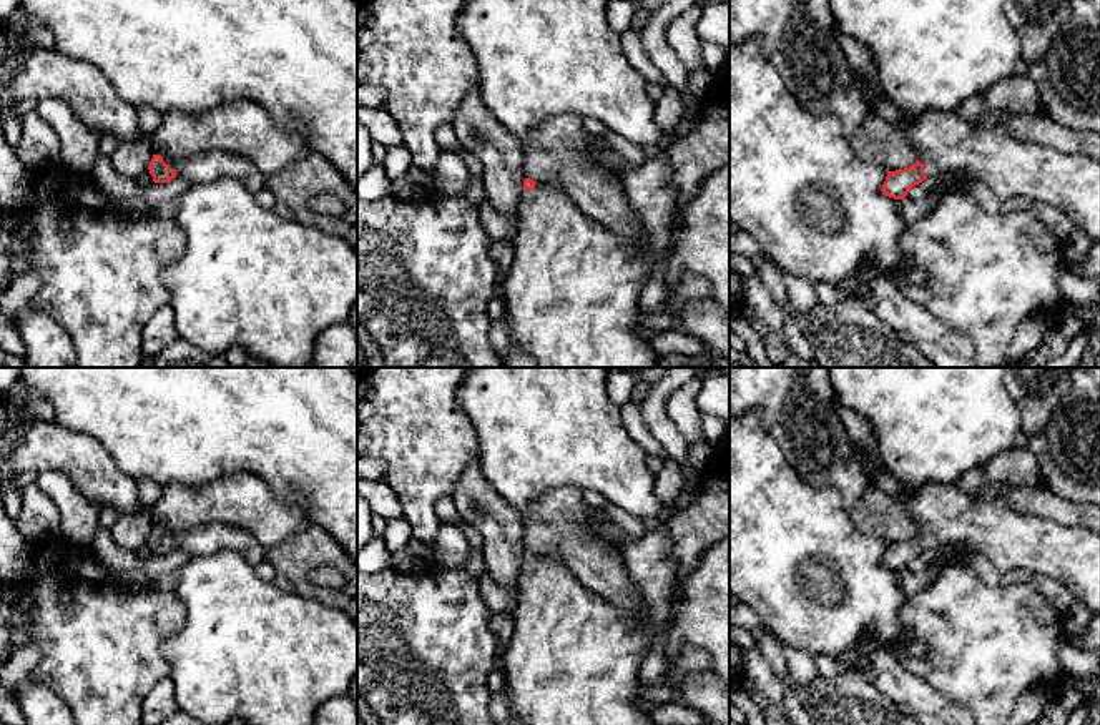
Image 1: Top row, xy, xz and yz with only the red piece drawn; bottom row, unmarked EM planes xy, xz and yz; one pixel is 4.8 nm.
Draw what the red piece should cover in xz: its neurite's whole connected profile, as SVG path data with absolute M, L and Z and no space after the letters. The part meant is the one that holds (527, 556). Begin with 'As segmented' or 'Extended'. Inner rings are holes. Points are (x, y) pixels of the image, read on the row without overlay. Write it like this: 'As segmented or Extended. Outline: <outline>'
Extended. Outline: M588 504L588 527L608 539L621 554L628 575L635 589L641 594L643 605L638 614L623 610L585 584L582 584L577 575L560 560L547 555L535 555L533 552L523 552L523 564L517 577L518 604L513 610L515 630L503 653L503 670L507 678L507 693L508 693L508 713L510 718L520 718L525 725L655 725L651 713L641 710L636 702L641 698L641 682L640 682L640 665L648 652L658 644L656 635L668 622L673 614L675 604L670 599L670 590L675 585L675 567L671 560L671 540L665 525L658 529L646 529L641 537L625 535L615 524L611 524L606 515L595 506Z

